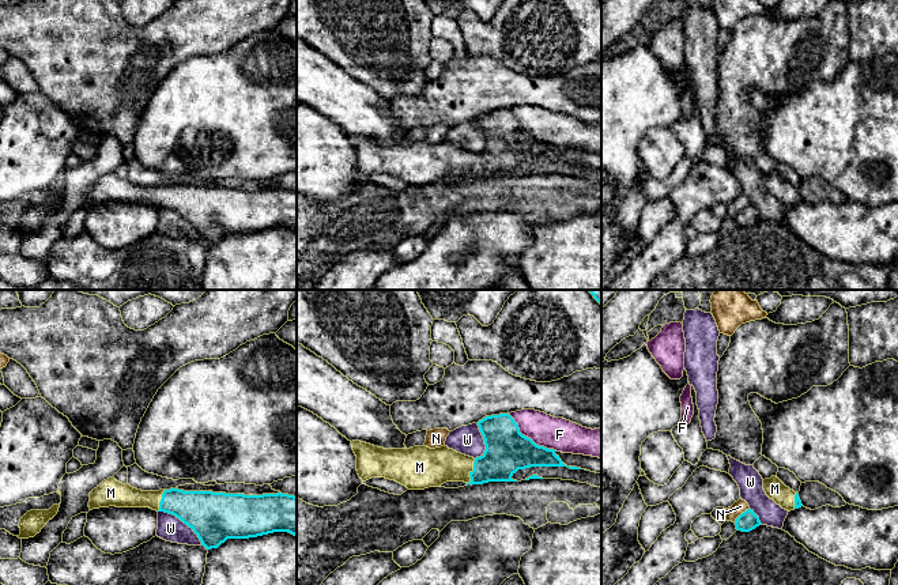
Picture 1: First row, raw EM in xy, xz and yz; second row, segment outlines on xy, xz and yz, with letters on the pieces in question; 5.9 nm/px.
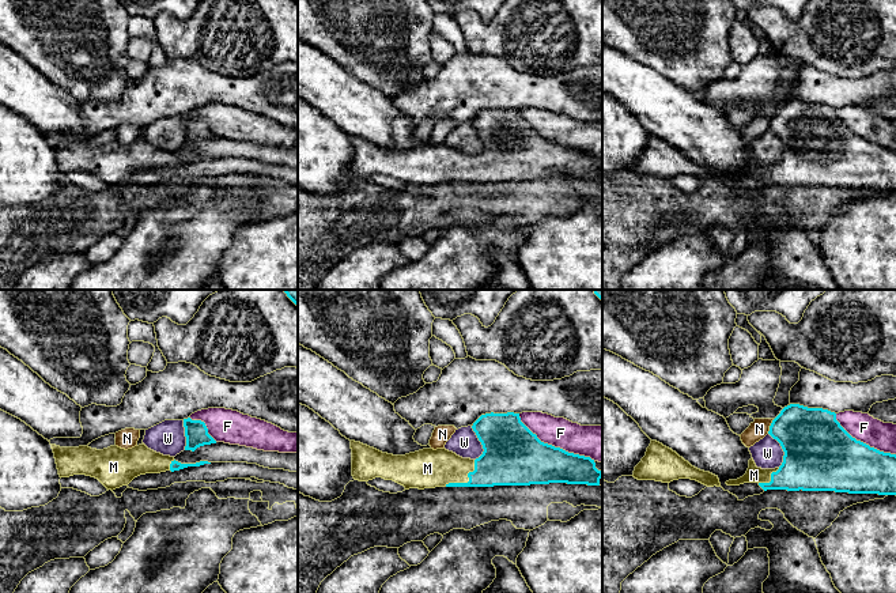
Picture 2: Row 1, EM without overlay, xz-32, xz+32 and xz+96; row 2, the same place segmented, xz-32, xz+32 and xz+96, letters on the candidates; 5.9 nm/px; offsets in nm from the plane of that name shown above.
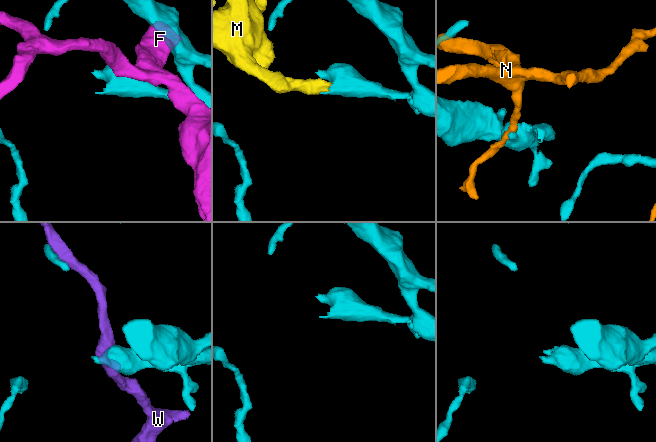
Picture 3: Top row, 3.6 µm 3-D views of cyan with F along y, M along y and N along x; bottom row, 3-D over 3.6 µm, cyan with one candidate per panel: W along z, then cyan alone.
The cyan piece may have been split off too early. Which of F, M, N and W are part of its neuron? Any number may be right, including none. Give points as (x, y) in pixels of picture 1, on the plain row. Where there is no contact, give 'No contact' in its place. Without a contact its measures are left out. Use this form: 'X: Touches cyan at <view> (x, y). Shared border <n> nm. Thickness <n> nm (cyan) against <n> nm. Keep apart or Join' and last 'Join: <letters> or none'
F: Touches cyan at xz (529, 134). Shared border 360 nm. Thickness 260 nm (cyan) against 190 nm. Keep apart
M: Touches cyan at xz (472, 166). Shared border 160 nm. Thickness 260 nm (cyan) against 220 nm. Join
N: Touches cyan at yz (740, 210). Shared border 130 nm. Thickness 120 nm (cyan) against 80 nm. Keep apart
W: Touches cyan at xy (183, 216). Shared border 340 nm. Thickness 300 nm (cyan) against 150 nm. Keep apart
Join: M

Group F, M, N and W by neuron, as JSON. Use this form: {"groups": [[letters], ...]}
{"groups": [["F"], ["M"], ["N"], ["W"]]}

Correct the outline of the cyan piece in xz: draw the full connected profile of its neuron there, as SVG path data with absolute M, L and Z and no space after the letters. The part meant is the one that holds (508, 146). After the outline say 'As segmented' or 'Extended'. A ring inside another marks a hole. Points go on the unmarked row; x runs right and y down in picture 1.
M509 109L486 112L478 117L486 146L480 152L457 148L448 141L430 144L384 144L352 136L356 166L362 177L371 173L395 176L408 185L439 182L446 177L483 180L517 177L512 171L531 162L567 162L556 146L536 140L520 128Z. Extended

